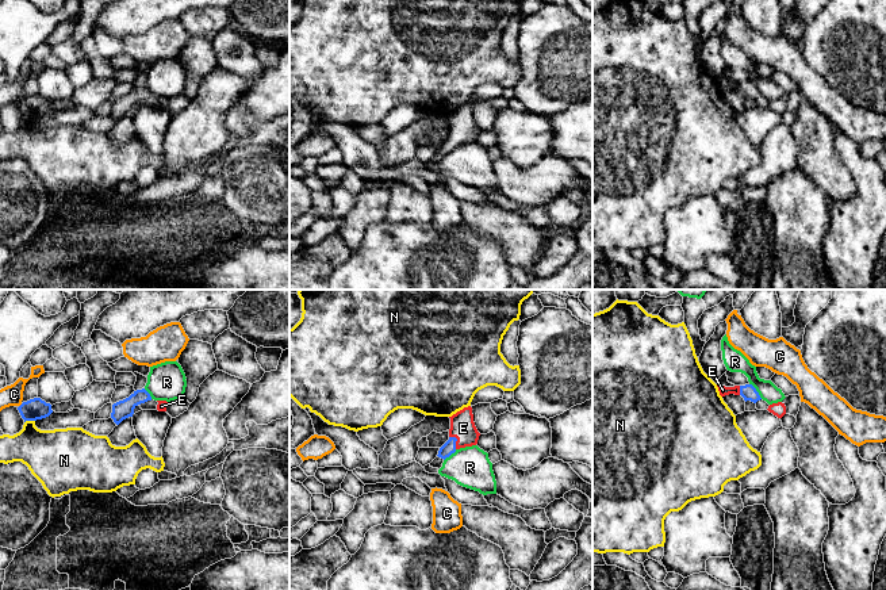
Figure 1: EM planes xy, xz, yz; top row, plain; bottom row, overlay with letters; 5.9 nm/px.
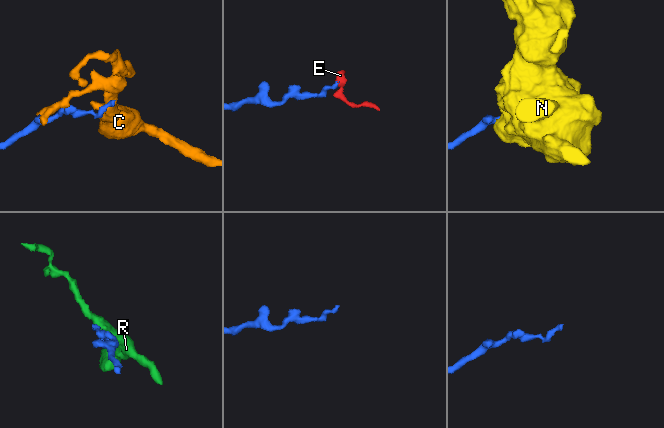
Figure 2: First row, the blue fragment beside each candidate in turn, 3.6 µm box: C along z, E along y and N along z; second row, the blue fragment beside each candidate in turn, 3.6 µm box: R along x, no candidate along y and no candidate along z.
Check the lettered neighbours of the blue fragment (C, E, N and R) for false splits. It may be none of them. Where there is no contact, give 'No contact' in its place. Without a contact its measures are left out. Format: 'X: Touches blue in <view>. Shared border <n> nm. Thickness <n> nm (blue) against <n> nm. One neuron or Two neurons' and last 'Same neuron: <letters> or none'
C: Touches blue in xy. Shared border 30 nm. Thickness 130 nm (blue) against 130 nm. Two neurons
E: Touches blue in xz. Shared border 90 nm. Thickness 80 nm (blue) against 150 nm. One neuron
N: Touches blue in xy. Shared border 70 nm. Thickness 130 nm (blue) against 300 nm. Two neurons
R: Touches blue in yz. Shared border 120 nm. Thickness 90 nm (blue) against 130 nm. Two neurons
Same neuron: E

